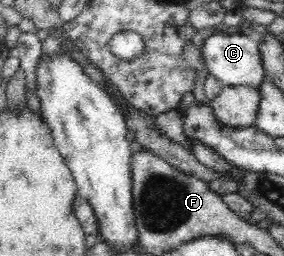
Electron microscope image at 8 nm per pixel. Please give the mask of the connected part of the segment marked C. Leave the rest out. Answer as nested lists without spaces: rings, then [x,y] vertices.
[[[224,30],[221,33],[209,35],[203,43],[202,52],[208,73],[215,76],[223,86],[245,85],[259,88],[264,82],[265,72],[258,43],[251,41],[245,33],[239,30]]]

